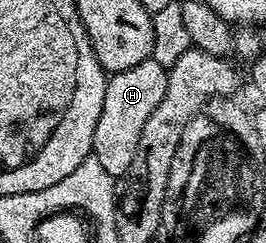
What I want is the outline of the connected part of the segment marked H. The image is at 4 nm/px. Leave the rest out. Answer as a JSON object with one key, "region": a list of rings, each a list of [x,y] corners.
{"region":[[[153,58],[133,65],[133,69],[114,72],[107,80],[105,101],[101,104],[101,117],[97,117],[97,129],[93,129],[91,155],[101,161],[105,173],[112,177],[126,176],[133,157],[137,157],[137,145],[145,129],[145,121],[157,109],[161,97],[165,97],[168,68],[162,67]]]}

